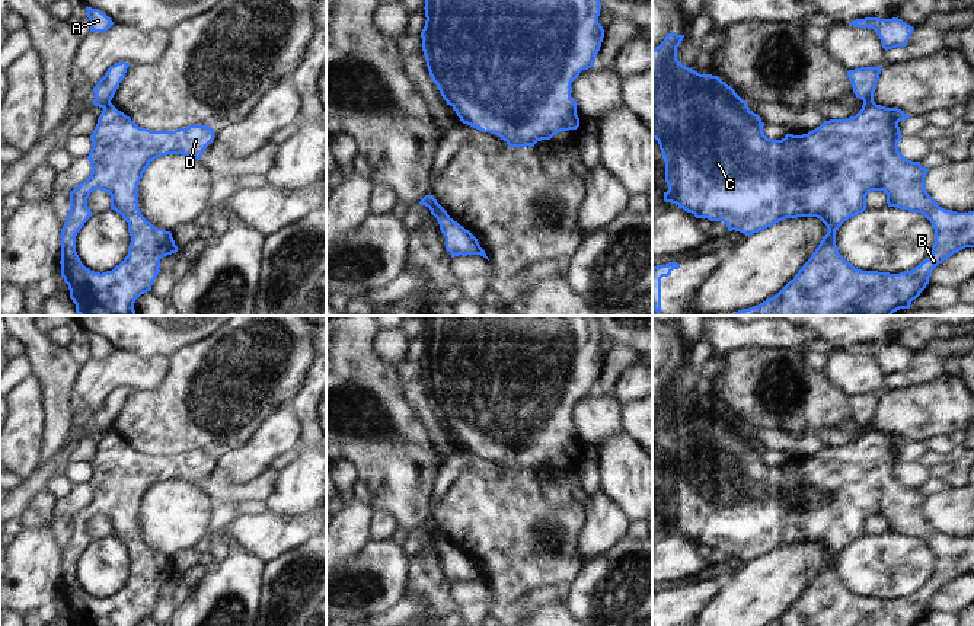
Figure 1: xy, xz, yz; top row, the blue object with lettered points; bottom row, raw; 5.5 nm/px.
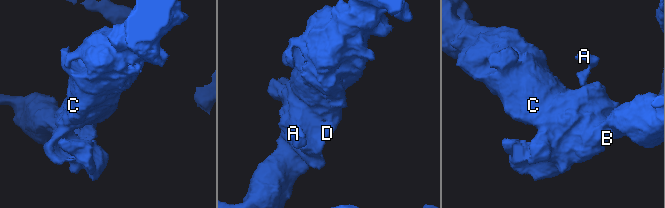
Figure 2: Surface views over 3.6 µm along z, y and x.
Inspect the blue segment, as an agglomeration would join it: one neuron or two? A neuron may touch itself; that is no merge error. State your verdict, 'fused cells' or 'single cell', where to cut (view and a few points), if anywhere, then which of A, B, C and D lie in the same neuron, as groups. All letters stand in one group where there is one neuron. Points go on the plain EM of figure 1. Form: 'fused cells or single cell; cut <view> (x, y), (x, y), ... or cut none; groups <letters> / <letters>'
fused cells; cut yz (872, 425), (862, 434); groups A / B C D

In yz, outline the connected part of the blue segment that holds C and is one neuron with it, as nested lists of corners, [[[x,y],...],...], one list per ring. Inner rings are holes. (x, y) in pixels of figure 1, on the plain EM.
[[[668,360],[652,376],[652,464],[658,467],[665,488],[668,517],[664,518],[664,527],[678,531],[696,544],[724,547],[728,558],[735,556],[745,562],[798,543],[817,543],[828,555],[795,604],[767,626],[916,626],[939,590],[965,574],[974,574],[974,537],[957,539],[939,533],[926,517],[924,504],[929,495],[898,478],[898,467],[903,464],[898,448],[908,445],[910,441],[872,427],[855,443],[824,447],[808,460],[786,460],[782,466],[767,464],[760,443],[731,412],[718,402],[700,400],[677,386],[677,373],[683,364],[684,361]],[[871,517],[884,517],[888,533],[922,539],[932,549],[935,555],[932,581],[914,595],[900,600],[862,597],[839,579],[836,558],[846,546],[866,536],[866,521]]]

